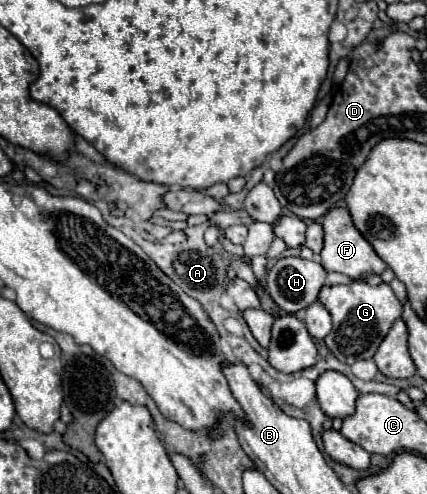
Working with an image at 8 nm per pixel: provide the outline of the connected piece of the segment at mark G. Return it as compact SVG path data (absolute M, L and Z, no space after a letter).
M353 281L351 285L323 285L317 299L323 301L323 307L333 319L333 329L325 337L325 345L341 363L349 365L357 359L371 359L393 321L403 313L401 301L387 283L379 283L375 287L359 281Z

